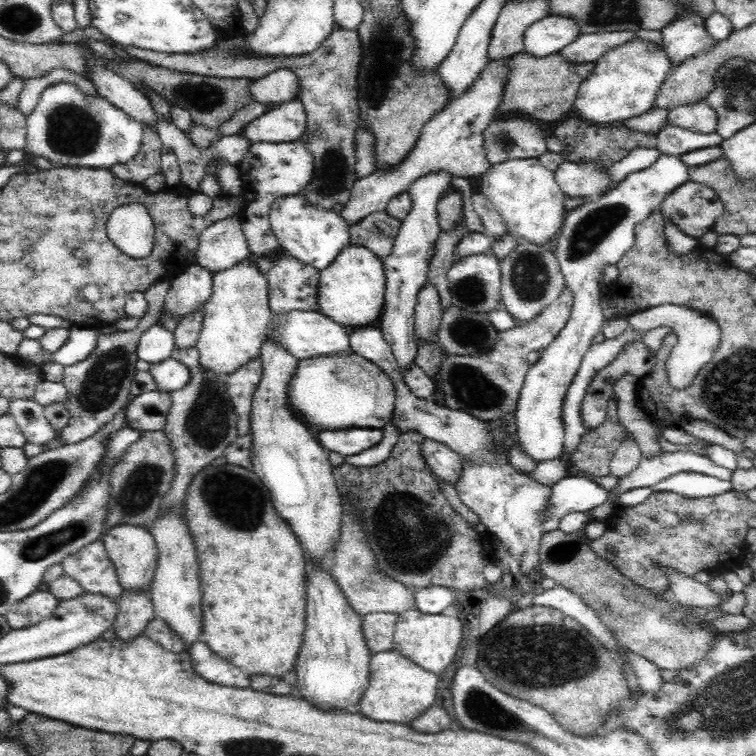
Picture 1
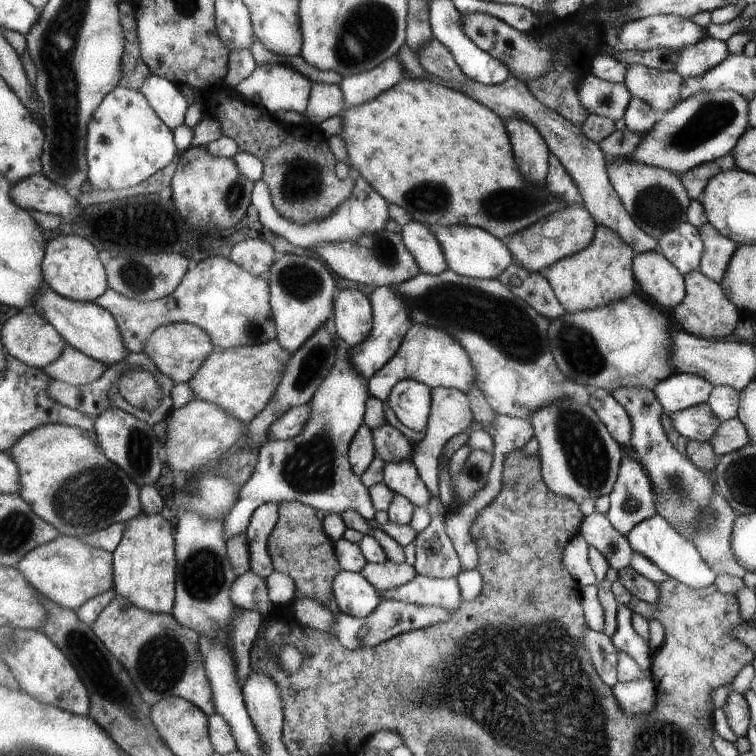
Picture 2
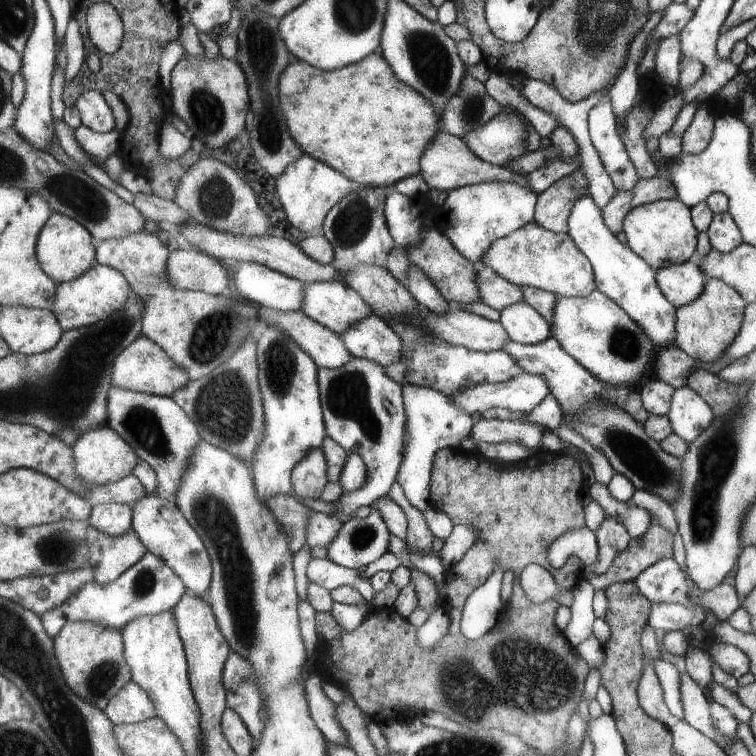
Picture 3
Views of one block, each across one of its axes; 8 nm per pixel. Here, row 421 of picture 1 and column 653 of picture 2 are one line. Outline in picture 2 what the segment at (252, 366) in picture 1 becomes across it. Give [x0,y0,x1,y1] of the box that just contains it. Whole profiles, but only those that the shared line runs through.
[395,44,659,253]

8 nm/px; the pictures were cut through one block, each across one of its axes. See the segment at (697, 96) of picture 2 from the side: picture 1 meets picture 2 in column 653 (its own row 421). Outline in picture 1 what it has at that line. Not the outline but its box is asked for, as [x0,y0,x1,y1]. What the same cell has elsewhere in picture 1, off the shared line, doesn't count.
[123,389,170,433]

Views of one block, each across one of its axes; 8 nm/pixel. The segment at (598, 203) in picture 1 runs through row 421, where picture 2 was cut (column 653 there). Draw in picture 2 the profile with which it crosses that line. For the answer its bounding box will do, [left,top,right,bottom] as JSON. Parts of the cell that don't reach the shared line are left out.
[624,514,716,588]

